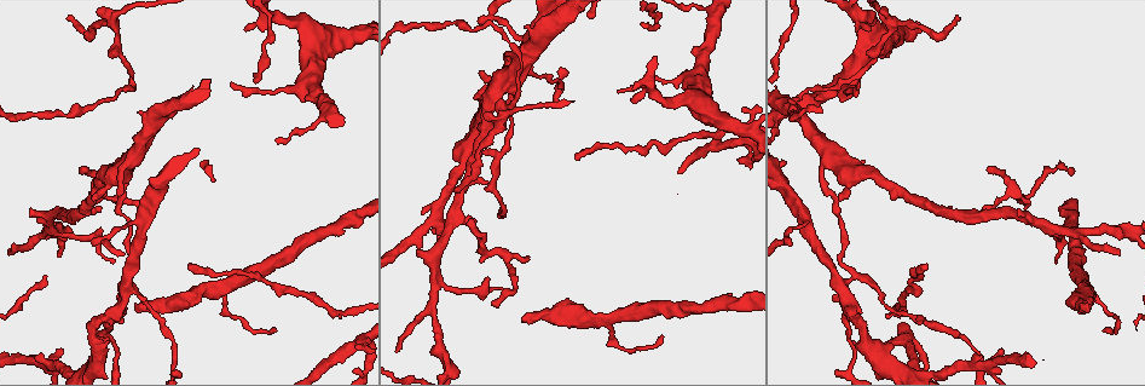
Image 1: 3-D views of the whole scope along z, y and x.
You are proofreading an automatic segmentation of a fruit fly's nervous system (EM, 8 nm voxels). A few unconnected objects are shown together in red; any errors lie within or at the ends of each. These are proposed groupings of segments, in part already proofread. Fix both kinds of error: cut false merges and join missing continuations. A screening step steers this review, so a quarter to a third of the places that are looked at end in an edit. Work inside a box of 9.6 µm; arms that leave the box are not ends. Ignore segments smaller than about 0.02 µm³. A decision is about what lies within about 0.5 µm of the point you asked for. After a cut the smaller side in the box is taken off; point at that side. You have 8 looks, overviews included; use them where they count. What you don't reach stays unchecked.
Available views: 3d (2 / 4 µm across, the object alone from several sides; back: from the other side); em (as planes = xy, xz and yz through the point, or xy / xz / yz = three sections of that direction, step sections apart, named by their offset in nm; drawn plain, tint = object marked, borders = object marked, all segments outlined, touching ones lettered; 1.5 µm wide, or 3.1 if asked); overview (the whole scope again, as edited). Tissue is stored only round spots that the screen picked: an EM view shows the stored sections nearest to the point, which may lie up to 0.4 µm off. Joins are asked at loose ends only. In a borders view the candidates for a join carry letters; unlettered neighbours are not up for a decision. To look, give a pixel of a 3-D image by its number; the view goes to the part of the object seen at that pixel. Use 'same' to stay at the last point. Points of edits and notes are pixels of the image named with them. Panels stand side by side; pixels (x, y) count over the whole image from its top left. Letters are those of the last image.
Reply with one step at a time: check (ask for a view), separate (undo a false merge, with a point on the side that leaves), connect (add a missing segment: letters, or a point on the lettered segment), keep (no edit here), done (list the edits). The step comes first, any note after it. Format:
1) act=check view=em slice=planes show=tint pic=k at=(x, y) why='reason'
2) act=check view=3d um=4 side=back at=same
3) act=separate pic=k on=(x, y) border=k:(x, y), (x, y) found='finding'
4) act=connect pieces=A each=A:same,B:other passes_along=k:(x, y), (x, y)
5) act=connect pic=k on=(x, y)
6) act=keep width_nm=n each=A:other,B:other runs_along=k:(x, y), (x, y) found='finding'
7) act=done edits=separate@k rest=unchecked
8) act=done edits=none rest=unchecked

act=check view=em slice=planes show=plain pic=1 at=(84, 166) why='free end'

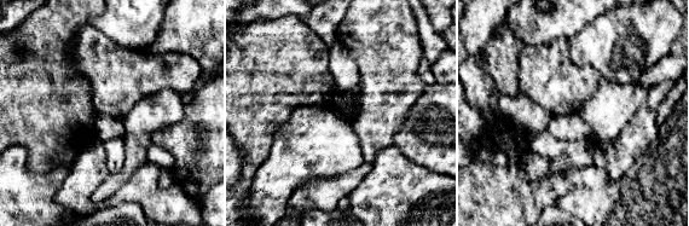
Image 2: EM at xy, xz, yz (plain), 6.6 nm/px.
act=check view=em slice=planes show=borders at=same

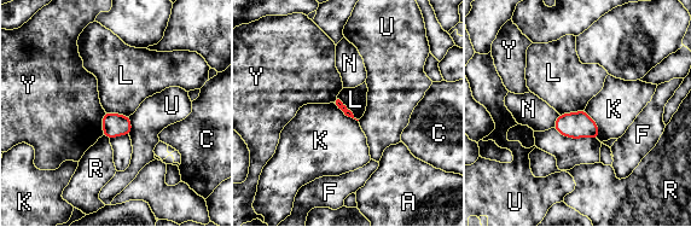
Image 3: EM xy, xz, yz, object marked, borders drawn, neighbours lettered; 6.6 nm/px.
act=keep each=A:other,C:other,F:other,K:other,L:other,N:other,R:other,U:other,Y:other border=3:(584, 110), (597, 124), (598, 139) found='no lettered segment goes on from it'

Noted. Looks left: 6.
act=check view=3d um=2 pic=1 at=(1074, 171) why='branch stops here'

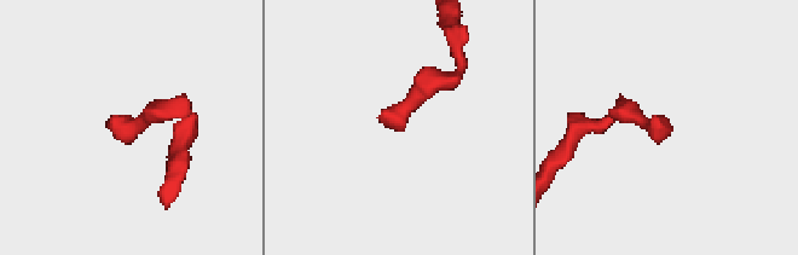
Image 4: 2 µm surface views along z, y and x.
act=check view=em slice=xz step=8 show=tint pic=4 at=(105, 122) why='shape alone is not enough'

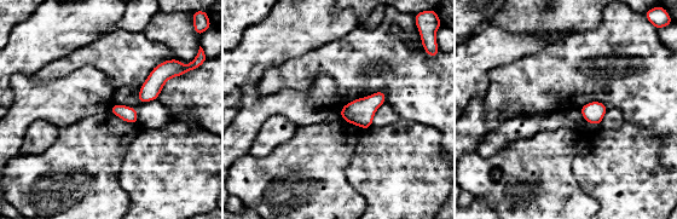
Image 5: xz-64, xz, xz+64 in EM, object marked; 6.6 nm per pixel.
act=check view=em slice=planes show=borders at=same

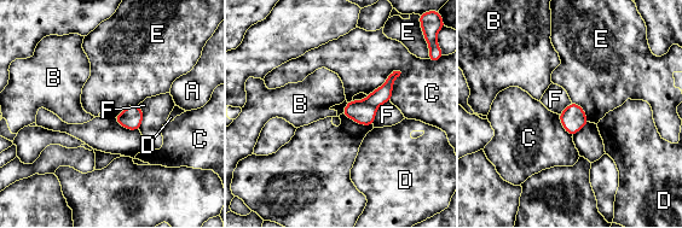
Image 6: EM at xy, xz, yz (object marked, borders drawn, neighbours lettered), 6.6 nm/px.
act=keep width_nm=150 each=A:other,B:other,C:other,D:other,E:other,F:other border=6:(341, 114), (358, 123), (373, 126) found='no lettered segment goes on from it'

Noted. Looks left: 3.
act=check view=3d um=2 pic=1 at=(66, 18) why='tapers out'

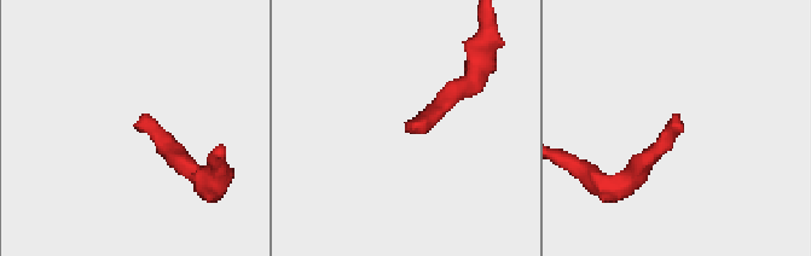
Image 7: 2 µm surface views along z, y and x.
act=check view=em slice=xy step=8 show=tint pic=7 at=(409, 132)

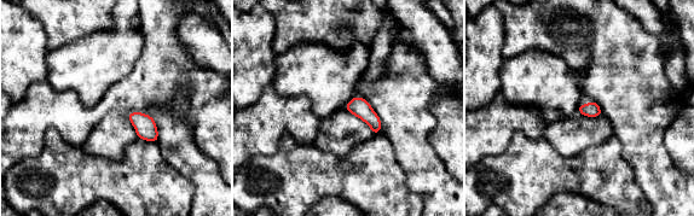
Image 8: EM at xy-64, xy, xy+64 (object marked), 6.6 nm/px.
act=check view=em slice=xy step=8 show=borders at=same

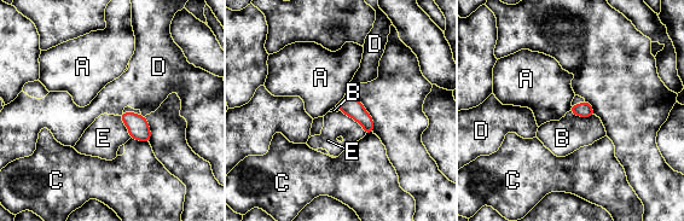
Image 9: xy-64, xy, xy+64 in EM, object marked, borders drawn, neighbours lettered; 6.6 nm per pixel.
act=keep each=A:other,B:other,C:other,D:other,E:other border=9:(571, 104), (568, 110) found='none of them fits'

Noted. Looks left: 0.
act=done edits=none rest=unchecked

